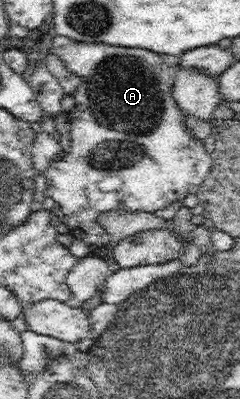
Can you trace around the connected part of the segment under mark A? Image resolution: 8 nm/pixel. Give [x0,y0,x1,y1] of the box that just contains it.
[44,35,212,250]

